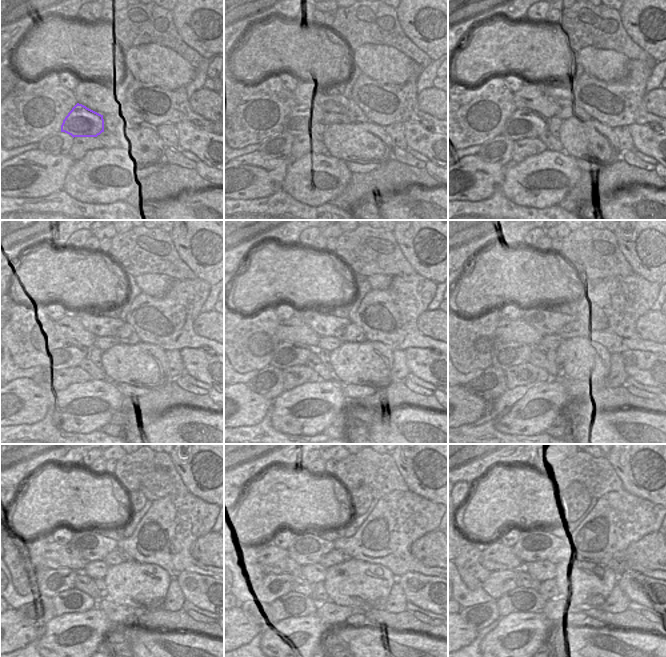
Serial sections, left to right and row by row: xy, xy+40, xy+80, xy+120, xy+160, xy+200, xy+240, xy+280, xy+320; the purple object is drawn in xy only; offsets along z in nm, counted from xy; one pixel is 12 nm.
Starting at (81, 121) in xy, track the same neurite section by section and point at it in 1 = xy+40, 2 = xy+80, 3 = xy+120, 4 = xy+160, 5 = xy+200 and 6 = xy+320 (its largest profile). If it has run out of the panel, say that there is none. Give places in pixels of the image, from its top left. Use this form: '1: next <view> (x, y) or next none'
1: next xy+40 (305, 121)
2: next xy+80 (522, 124)
3: next xy+120 (67, 353)
4: next xy+160 (287, 354)
5: next xy+200 (505, 355)
6: next xy+320 (498, 583)

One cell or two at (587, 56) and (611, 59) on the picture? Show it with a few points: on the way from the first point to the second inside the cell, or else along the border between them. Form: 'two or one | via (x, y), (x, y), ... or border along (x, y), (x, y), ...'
one | via (593, 59), (605, 59)

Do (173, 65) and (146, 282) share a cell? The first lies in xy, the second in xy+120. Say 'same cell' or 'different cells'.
same cell

